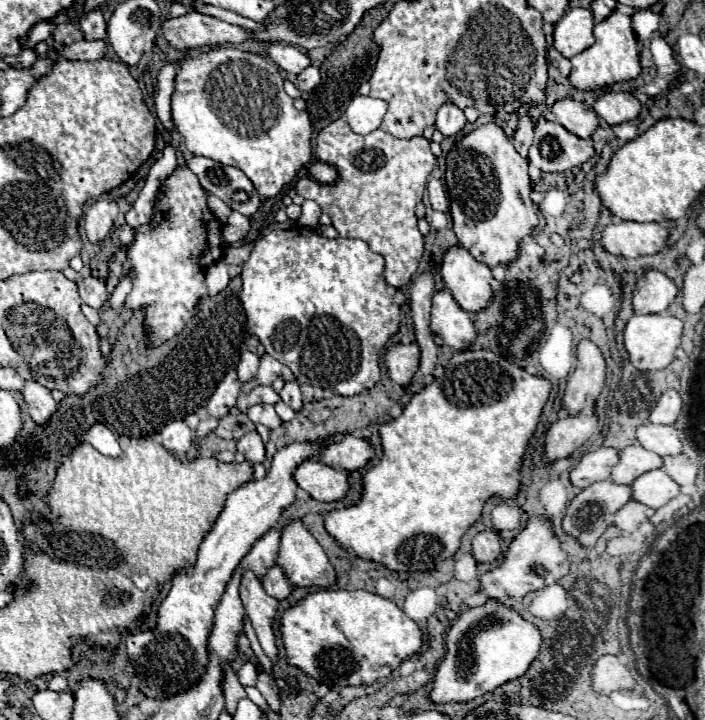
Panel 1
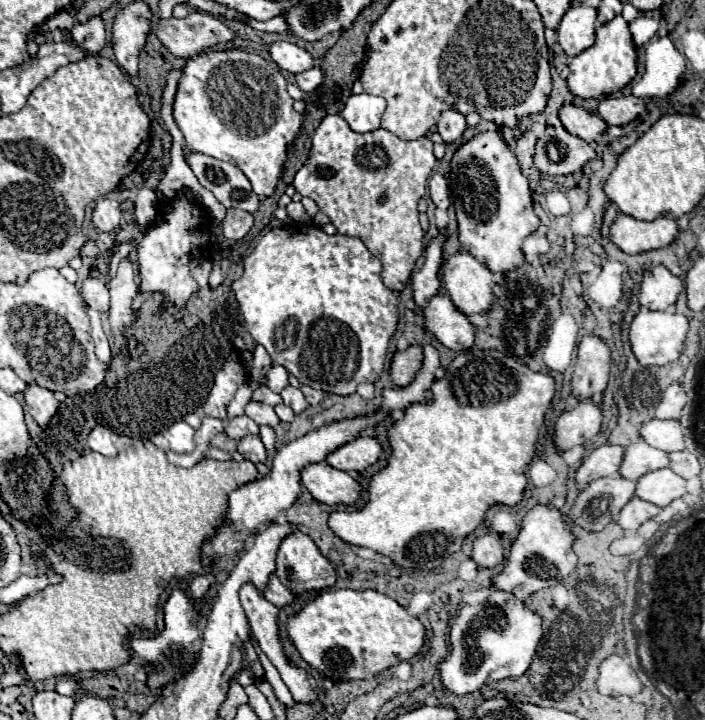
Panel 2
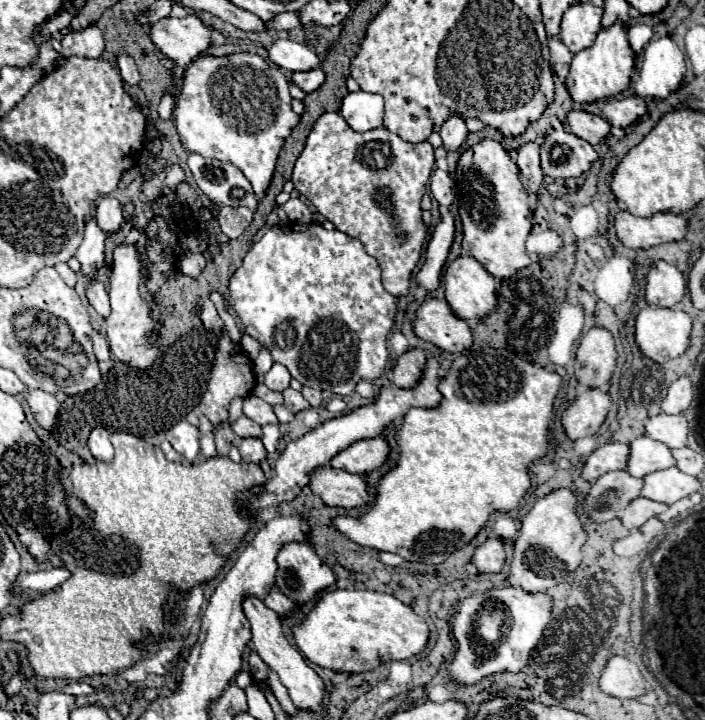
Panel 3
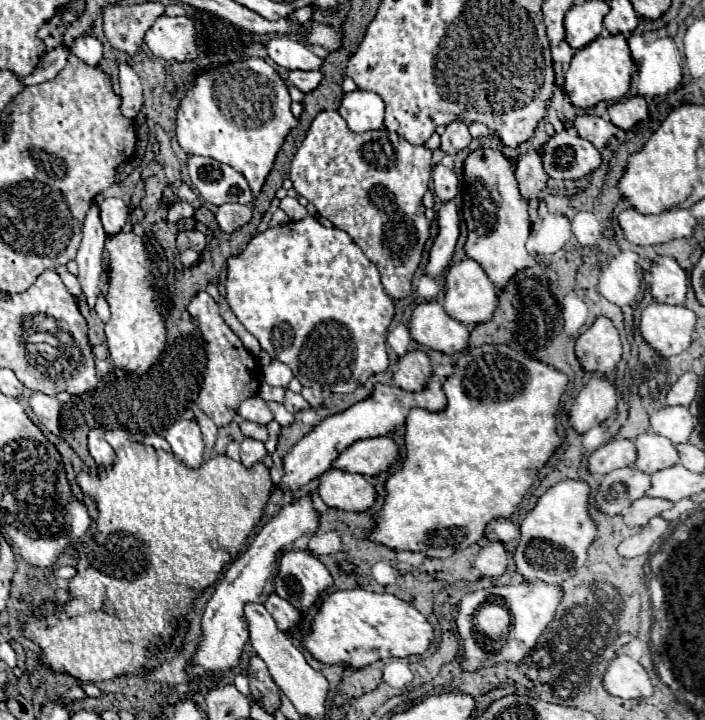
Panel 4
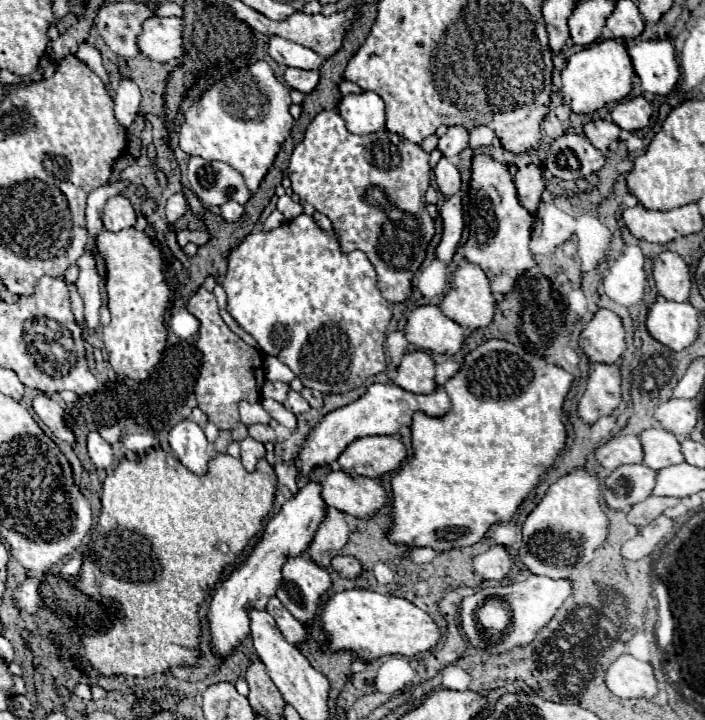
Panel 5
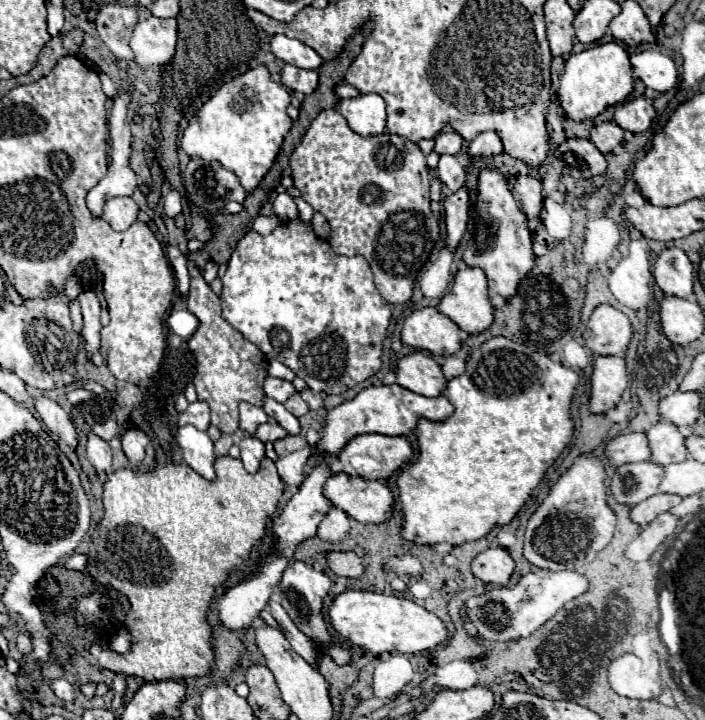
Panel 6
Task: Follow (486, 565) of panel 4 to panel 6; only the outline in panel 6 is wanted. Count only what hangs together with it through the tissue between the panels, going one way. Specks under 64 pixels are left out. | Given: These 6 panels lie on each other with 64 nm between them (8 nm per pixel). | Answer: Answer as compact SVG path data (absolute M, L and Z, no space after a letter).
M490 548L472 560L472 572L486 584L506 586L514 572L514 560L504 548Z

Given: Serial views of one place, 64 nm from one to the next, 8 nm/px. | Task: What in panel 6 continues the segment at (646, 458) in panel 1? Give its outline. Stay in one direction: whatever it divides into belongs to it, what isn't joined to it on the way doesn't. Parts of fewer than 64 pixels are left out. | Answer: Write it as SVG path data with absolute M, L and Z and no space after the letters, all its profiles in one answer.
M658 422L646 432L648 446L650 446L650 462L658 466L668 466L672 462L682 462L686 460L686 448L684 448L684 438L680 430L674 424L668 422Z

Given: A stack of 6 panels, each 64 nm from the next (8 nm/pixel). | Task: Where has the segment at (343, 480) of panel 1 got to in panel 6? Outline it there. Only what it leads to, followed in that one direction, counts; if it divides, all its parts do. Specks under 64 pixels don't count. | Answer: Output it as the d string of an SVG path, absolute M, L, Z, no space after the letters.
M346 472L332 474L326 480L324 496L332 502L332 506L366 524L380 524L388 520L394 504L394 496L386 484L350 476Z

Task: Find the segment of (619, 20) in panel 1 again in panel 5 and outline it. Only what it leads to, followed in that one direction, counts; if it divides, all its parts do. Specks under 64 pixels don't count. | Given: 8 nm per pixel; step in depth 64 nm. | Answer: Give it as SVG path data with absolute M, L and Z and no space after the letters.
M612 38L612 40L594 42L592 46L568 58L568 66L562 70L560 92L562 92L564 104L568 104L572 112L592 114L604 104L612 104L626 98L632 90L632 78L634 78L634 68L626 50L626 42Z

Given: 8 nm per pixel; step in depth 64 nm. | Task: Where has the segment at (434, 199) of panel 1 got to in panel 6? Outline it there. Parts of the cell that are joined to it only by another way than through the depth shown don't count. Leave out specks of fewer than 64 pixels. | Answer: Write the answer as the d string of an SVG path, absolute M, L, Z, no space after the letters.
M440 156L438 180L444 184L446 192L456 192L464 186L464 168L456 160L456 156Z

